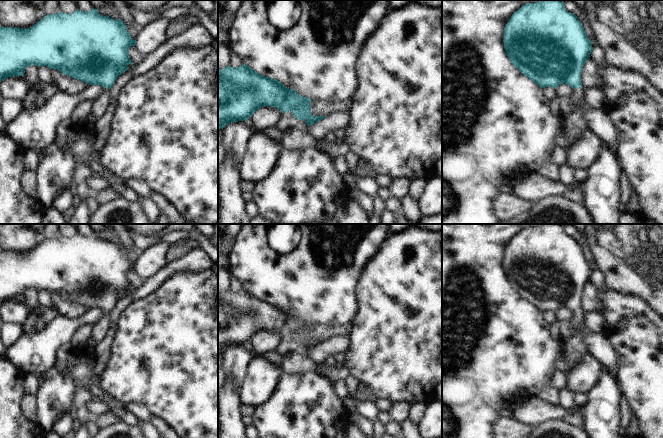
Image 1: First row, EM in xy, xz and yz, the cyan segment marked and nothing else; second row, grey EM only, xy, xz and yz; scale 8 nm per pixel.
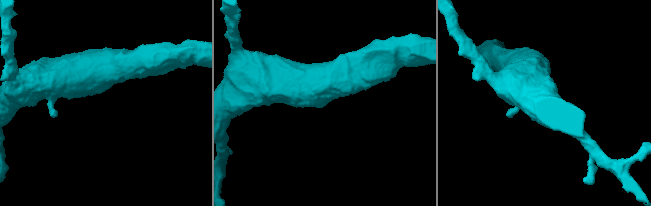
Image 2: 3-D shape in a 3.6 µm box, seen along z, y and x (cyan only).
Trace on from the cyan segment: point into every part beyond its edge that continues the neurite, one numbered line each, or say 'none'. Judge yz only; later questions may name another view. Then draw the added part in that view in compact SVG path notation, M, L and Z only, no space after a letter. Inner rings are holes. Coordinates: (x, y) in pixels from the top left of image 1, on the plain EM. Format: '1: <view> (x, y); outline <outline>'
1: yz (598, 346); outline M584 311L574 314L571 320L571 333L577 334L581 332L583 334L583 342L588 348L588 354L597 359L601 365L606 366L612 373L615 373L616 357L610 343L604 333L583 332L581 330L583 316Z

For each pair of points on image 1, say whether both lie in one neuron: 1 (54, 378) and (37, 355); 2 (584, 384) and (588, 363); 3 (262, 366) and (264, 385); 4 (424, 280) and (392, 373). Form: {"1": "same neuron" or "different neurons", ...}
{"1": "different neurons", "2": "same neuron", "3": "same neuron", "4": "same neuron"}

